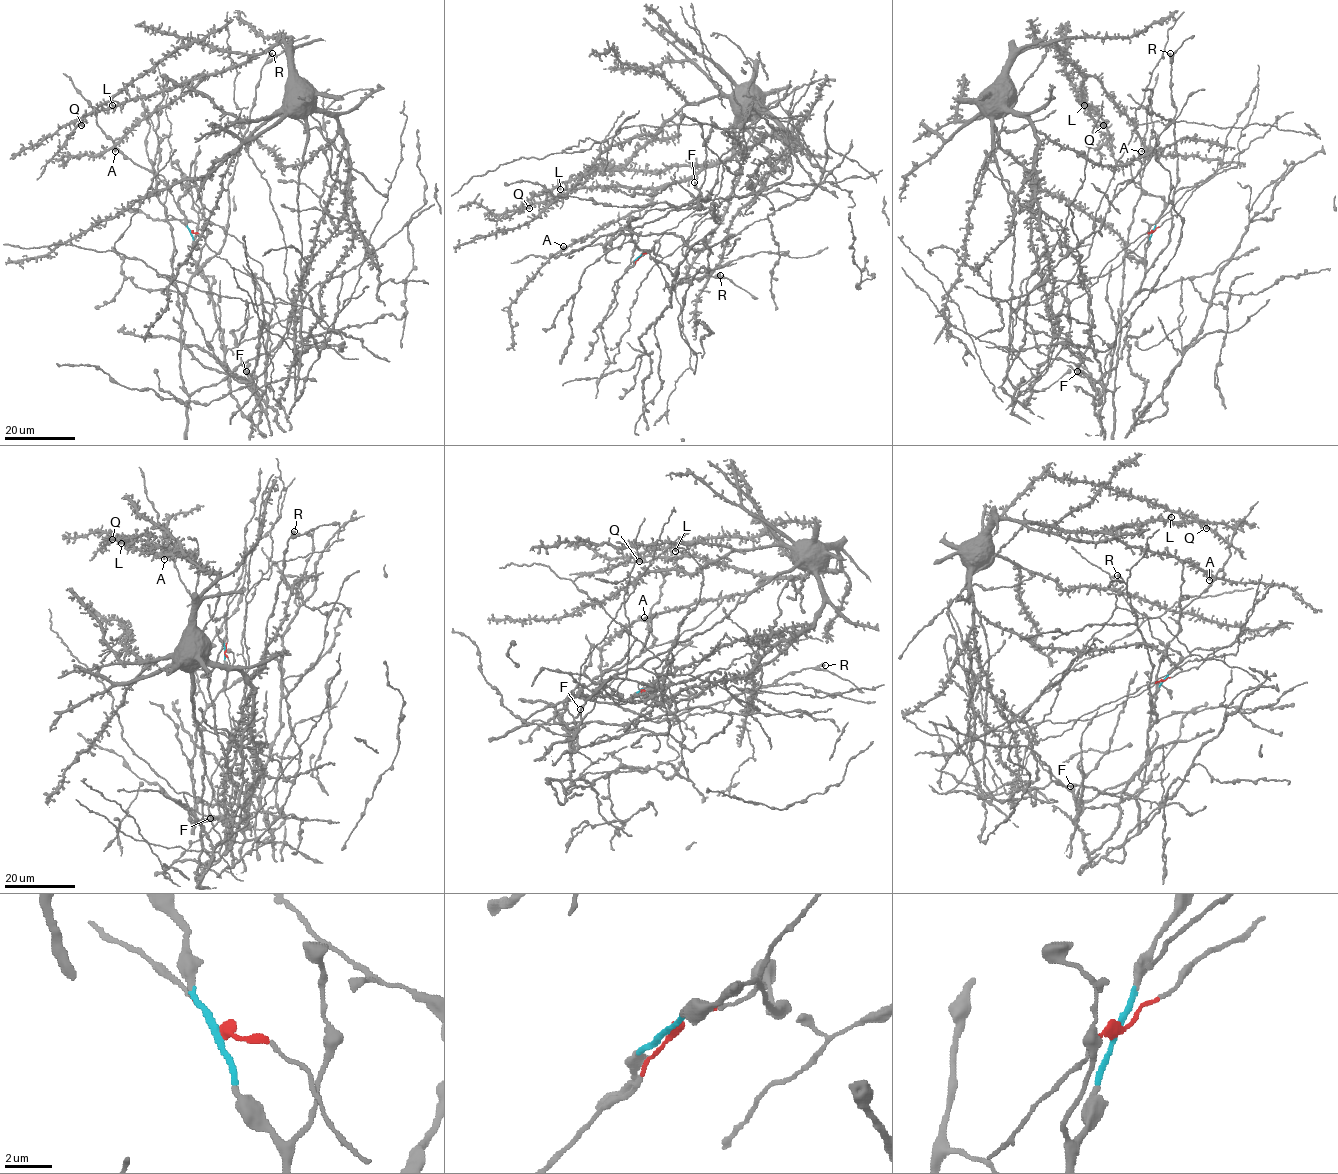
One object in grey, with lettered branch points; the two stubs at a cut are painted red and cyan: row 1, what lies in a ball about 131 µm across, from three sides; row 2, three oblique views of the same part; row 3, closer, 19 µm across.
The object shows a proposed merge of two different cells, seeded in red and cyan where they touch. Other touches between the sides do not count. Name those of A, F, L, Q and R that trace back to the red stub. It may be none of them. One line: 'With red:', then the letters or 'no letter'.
With red: A, L, Q

